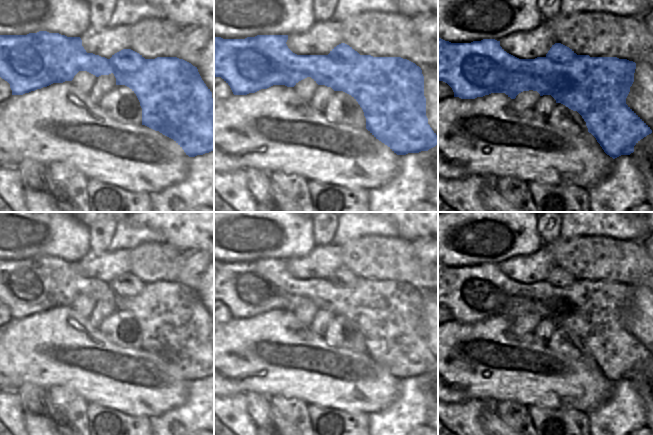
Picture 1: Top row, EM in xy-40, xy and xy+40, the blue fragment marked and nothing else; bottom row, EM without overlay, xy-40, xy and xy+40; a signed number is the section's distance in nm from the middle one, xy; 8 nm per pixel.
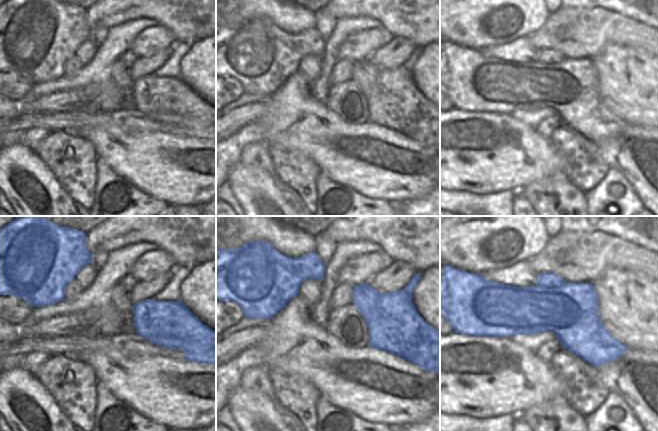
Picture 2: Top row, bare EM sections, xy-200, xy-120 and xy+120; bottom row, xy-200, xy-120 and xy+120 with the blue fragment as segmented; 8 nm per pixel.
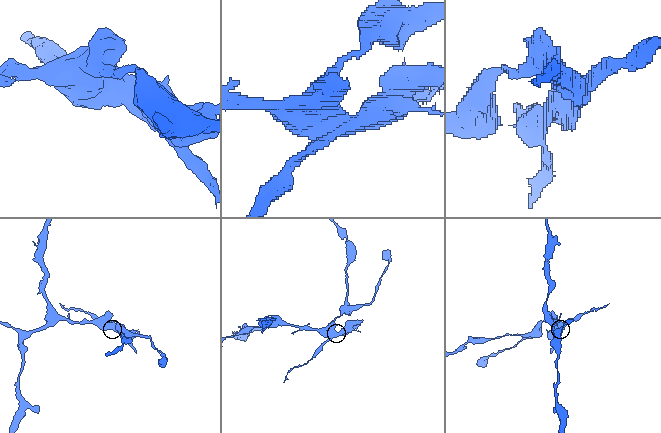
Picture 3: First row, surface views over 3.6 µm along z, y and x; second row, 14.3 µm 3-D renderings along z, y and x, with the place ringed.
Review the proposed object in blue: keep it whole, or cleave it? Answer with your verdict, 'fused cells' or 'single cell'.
fused cells

